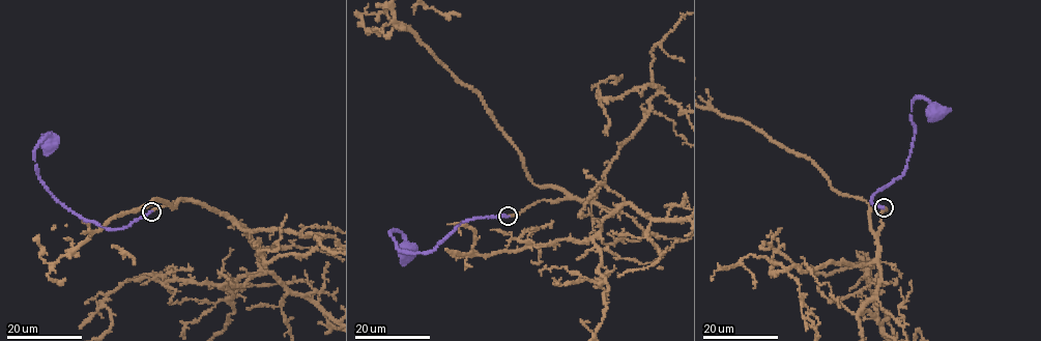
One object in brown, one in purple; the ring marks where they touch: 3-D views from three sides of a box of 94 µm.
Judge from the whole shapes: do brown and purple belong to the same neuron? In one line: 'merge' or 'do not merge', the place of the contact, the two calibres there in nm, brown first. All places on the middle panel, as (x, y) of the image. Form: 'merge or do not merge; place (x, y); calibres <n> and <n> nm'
merge; place (508, 216); calibres 240 and 180 nm

